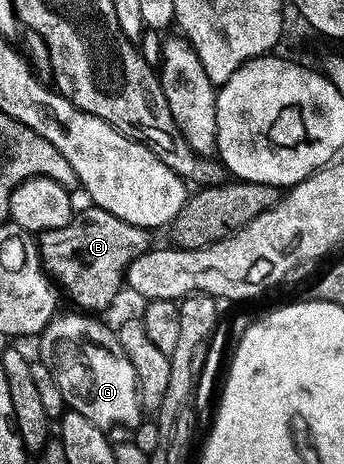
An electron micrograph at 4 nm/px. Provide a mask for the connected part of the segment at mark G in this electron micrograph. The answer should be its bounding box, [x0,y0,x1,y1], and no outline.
[39,311,143,431]

